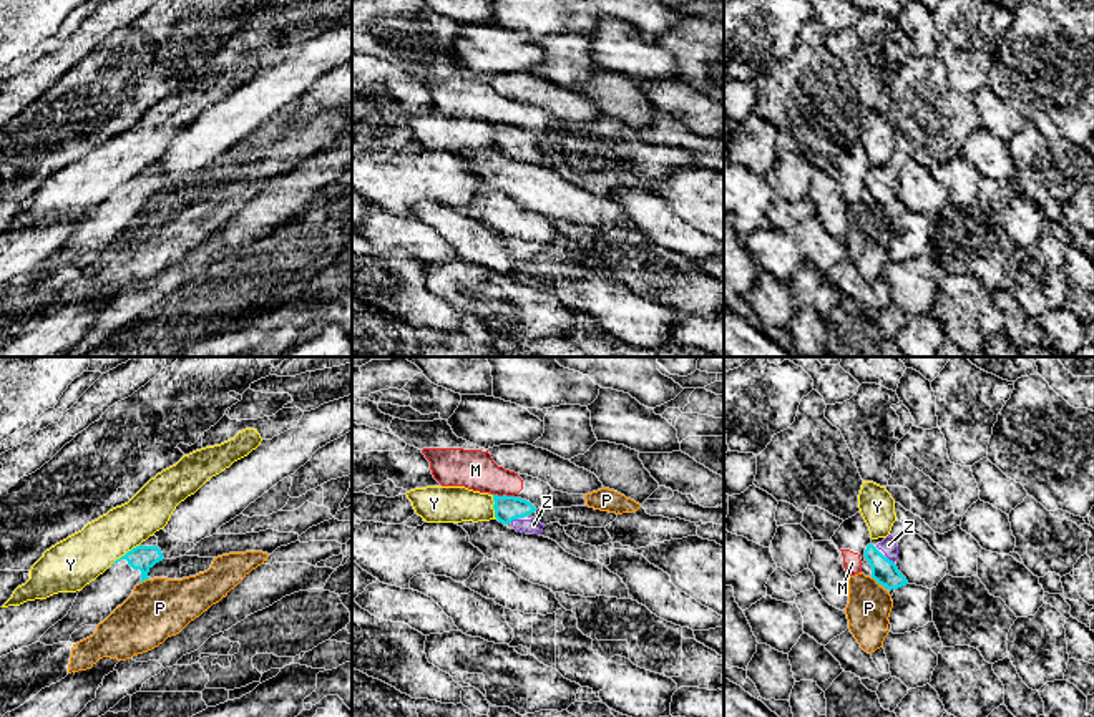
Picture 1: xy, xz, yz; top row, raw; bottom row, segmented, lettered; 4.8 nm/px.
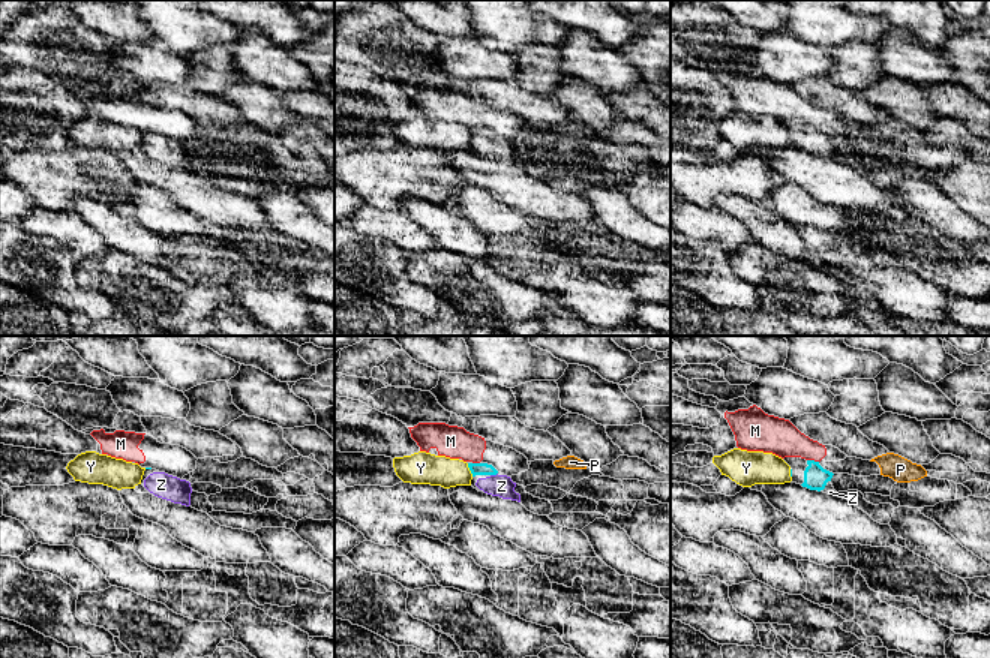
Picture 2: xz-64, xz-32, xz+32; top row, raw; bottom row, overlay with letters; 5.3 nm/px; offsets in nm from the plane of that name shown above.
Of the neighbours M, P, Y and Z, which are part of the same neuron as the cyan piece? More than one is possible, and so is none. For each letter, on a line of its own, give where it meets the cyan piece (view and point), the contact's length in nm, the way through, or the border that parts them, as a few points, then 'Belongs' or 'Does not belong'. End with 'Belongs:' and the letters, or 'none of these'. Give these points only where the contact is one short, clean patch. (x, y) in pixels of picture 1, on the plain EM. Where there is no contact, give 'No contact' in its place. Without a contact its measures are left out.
M: Touches cyan at xz (503, 123). Shared border 110 nm. Boundary: xz (493, 121), (513, 125). Does not belong
P: Touches cyan at yz (877, 209). Shared border 70 nm. Boundary: yz (872, 204), (882, 213). Does not belong
Y: Touches cyan at xy (125, 183). Shared border 170 nm. Boundary: xy (138, 173), (110, 193). Does not belong
Z: Touches cyan at yz (888, 188). Shared border 50 nm. Path across: yz (883, 199), (888, 188), (888, 173). Belongs
Belongs: Z

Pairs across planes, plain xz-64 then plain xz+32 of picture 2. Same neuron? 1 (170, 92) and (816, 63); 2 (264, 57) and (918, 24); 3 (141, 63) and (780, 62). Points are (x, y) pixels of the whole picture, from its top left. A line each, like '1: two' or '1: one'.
1: two
2: two
3: one

